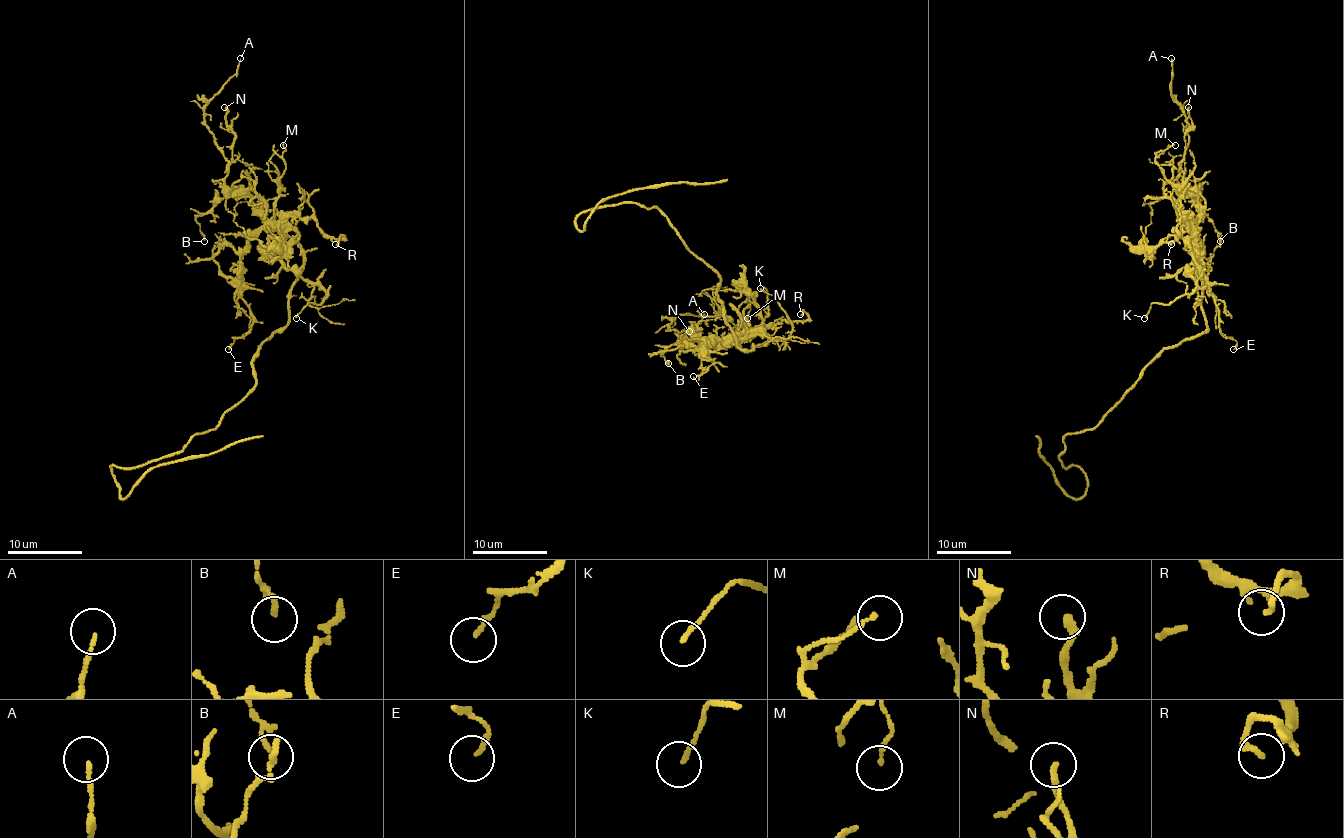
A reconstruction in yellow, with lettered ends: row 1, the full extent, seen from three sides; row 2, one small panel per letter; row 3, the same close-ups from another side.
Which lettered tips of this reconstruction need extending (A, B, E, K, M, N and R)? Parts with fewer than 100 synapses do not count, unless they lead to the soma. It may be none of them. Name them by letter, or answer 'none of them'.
none of them

